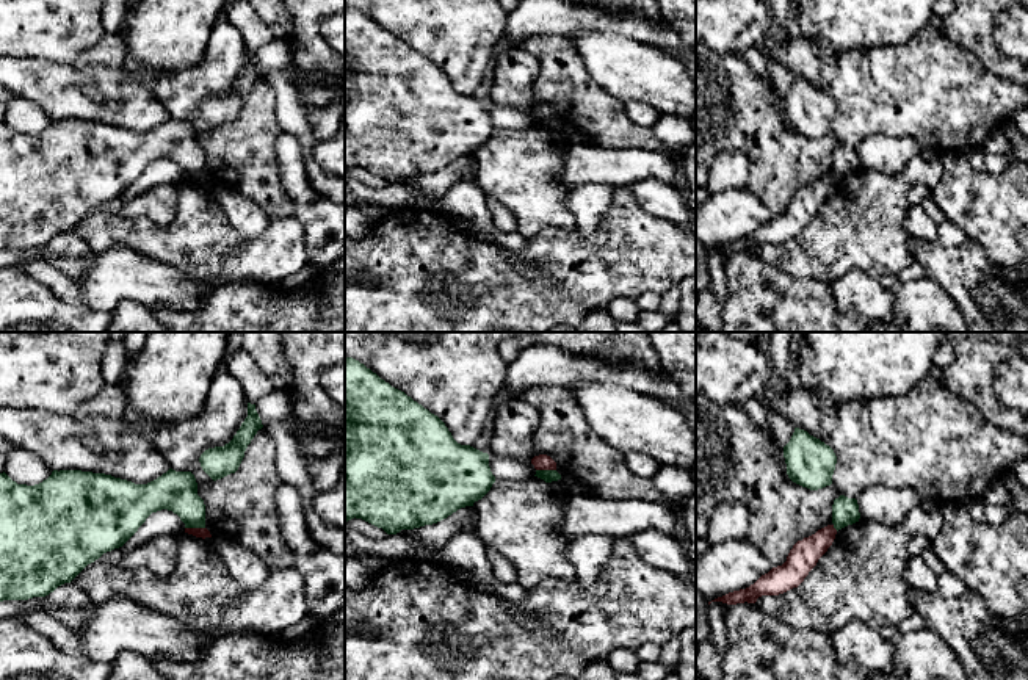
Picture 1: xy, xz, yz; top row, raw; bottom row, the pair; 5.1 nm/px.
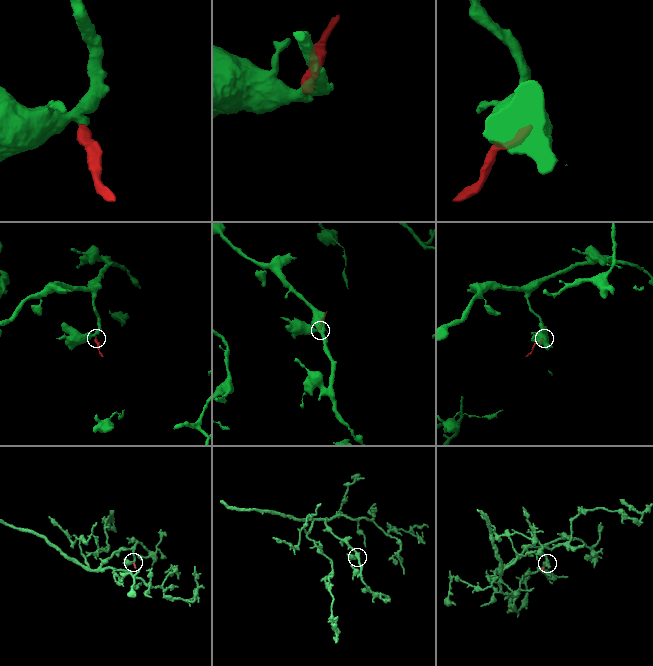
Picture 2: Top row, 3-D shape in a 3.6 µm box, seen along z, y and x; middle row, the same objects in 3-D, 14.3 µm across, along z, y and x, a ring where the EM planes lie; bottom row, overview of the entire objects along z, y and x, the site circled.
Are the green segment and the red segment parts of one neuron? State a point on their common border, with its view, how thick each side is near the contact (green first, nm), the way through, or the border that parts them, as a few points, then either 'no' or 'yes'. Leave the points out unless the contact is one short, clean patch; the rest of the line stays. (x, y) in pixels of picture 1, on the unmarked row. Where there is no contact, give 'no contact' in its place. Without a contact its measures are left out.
meets green in xy at (195, 176); 200 nm thick on the green side, 50 nm on the other; border along xy (185, 176), (204, 177); no

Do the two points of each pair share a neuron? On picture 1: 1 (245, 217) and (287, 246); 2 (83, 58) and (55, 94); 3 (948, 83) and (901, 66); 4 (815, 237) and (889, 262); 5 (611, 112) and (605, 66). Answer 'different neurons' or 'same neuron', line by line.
1: different neurons
2: different neurons
3: same neuron
4: same neuron
5: different neurons

